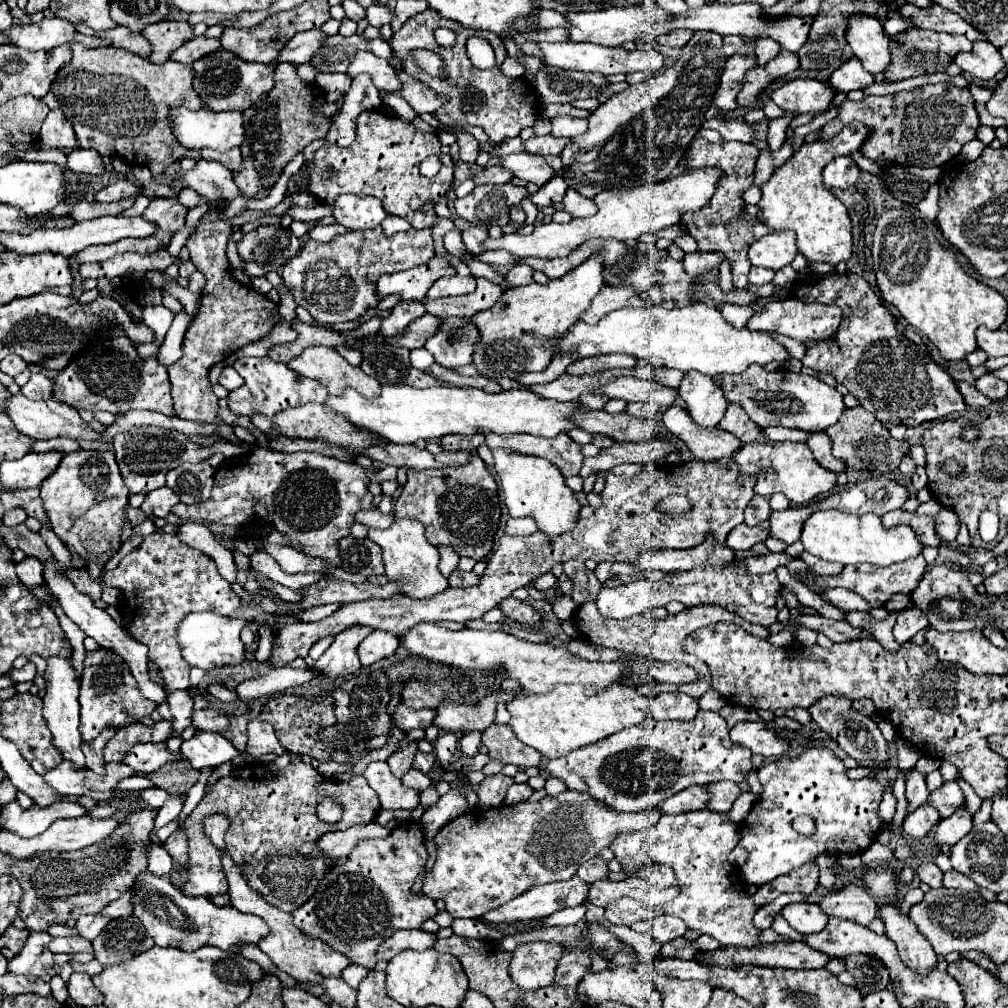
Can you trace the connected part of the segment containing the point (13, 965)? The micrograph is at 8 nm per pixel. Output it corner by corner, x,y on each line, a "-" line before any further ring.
31,932
21,952
9,962
11,974
31,974
45,982
49,982
53,976
57,976
71,960
67,954
53,954
47,950
47,942
51,942
51,936
47,932

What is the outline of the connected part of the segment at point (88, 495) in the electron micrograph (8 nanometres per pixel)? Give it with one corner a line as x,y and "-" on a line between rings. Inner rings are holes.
71,452
65,454
59,468
41,484
41,500
59,540
83,560
115,554
121,548
121,530
129,490
119,474
115,454
111,452

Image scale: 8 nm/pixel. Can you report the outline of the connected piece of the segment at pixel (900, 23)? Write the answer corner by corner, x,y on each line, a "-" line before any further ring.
889,16
889,18
883,22
883,28
885,28
885,34
887,34
887,36
895,36
895,34
911,28
911,22
903,20
901,16

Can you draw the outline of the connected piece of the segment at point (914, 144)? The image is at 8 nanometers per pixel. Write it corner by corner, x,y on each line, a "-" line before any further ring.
949,82
925,84
909,92
889,96
865,96
861,102
845,98
839,106
839,116
823,126
823,140
833,138
851,122
863,122
871,128
871,136
861,148
867,158
907,166
941,166
949,162
967,142
977,138
977,128
981,126
971,92

